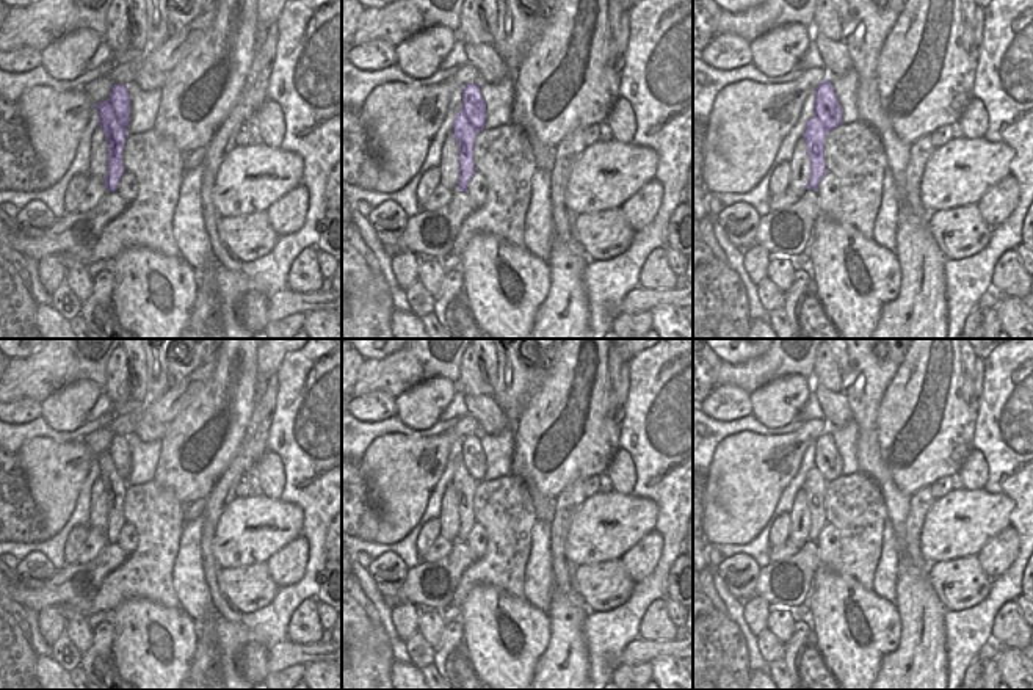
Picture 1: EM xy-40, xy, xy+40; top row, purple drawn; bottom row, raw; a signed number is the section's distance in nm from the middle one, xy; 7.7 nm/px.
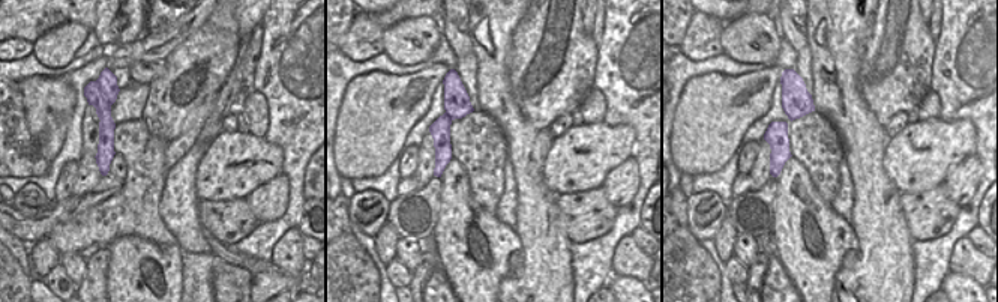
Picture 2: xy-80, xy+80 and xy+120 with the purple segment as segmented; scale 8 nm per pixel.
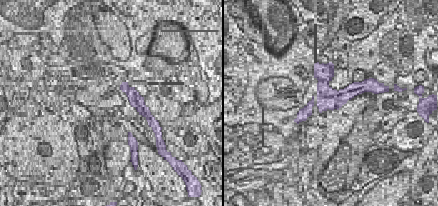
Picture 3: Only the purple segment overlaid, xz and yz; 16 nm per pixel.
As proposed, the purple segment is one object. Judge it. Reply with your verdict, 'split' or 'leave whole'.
split

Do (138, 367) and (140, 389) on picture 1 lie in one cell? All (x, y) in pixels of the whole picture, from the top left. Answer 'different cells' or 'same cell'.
same cell

